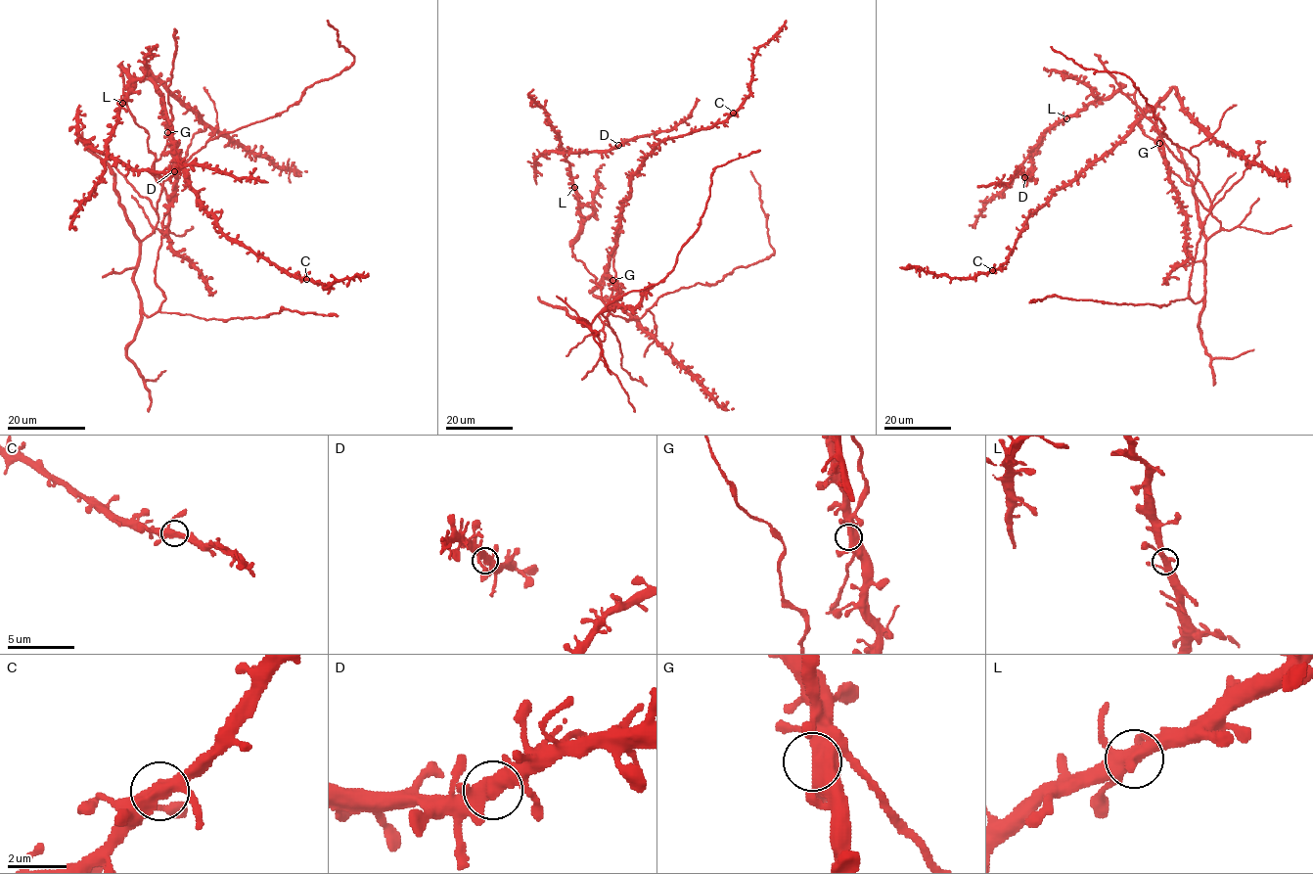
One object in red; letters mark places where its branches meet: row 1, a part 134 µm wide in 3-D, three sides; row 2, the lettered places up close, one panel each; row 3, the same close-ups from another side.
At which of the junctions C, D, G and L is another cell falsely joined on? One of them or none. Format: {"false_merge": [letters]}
{"false_merge": []}

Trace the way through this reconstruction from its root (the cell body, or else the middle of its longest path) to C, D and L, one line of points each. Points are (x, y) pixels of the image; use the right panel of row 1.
C: (1189, 291), (1212, 204), (1164, 143), (1152, 112), (1059, 187), (1027, 219), (1005, 262), (992, 270)
D: (1189, 291), (1195, 303), (1204, 296), (1206, 242), (1220, 223), (1166, 167), (1124, 87), (1057, 120), (1024, 177)
L: (1189, 291), (1195, 303), (1204, 296), (1206, 242), (1220, 223), (1166, 167), (1135, 96), (1119, 87), (1066, 118)

